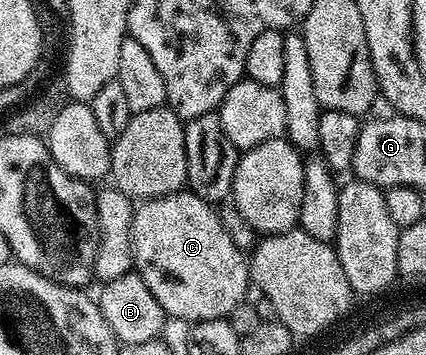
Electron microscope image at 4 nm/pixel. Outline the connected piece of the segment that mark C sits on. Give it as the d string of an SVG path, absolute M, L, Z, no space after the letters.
M186 189L160 199L145 200L139 207L142 208L134 211L134 222L130 229L134 267L144 285L148 285L152 297L160 301L167 316L171 319L180 318L193 325L225 319L232 314L238 304L247 298L246 286L251 286L252 280L247 256L234 244L232 237L228 237L219 212L214 212L207 200Z

